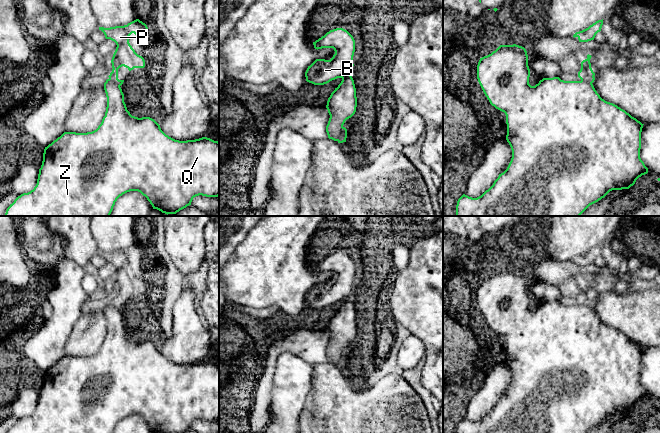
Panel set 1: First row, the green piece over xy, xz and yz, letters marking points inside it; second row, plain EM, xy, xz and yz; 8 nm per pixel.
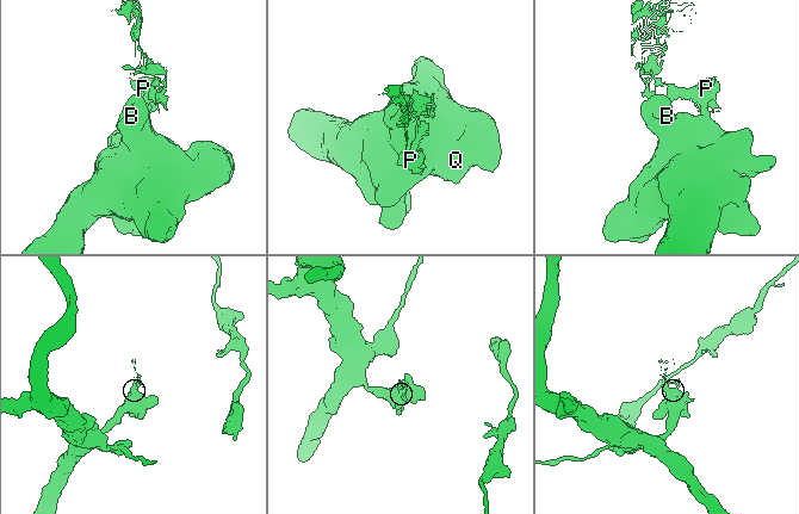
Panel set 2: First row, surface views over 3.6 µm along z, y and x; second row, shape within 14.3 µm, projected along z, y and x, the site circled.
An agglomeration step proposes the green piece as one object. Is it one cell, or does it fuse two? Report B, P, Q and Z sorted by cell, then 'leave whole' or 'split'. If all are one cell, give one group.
groups B Q Z / P; split

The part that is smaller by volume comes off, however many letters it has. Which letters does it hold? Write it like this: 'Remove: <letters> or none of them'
Remove: P

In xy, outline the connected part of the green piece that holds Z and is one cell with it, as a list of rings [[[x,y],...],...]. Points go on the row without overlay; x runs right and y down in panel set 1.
[[[107,303],[104,314],[107,331],[98,352],[87,357],[64,356],[45,371],[36,410],[18,420],[7,433],[113,433],[117,423],[130,415],[140,416],[153,433],[184,433],[196,420],[219,420],[218,365],[207,361],[175,364],[166,359],[154,343],[132,340],[120,310]]]

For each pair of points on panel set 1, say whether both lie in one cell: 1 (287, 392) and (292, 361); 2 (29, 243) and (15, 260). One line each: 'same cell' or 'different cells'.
1: same cell
2: different cells

